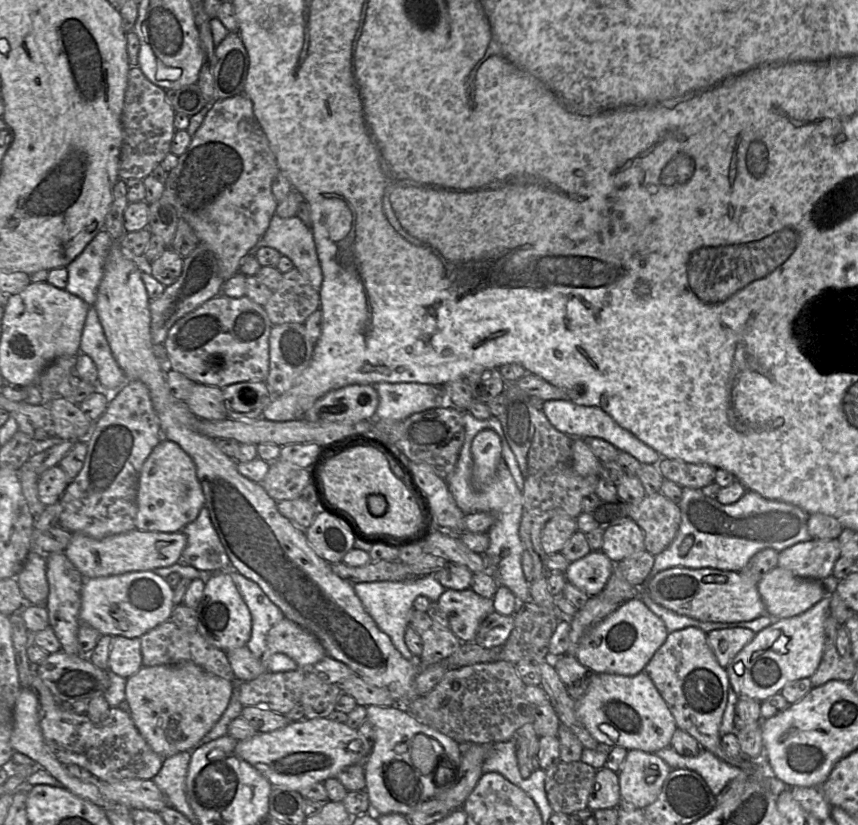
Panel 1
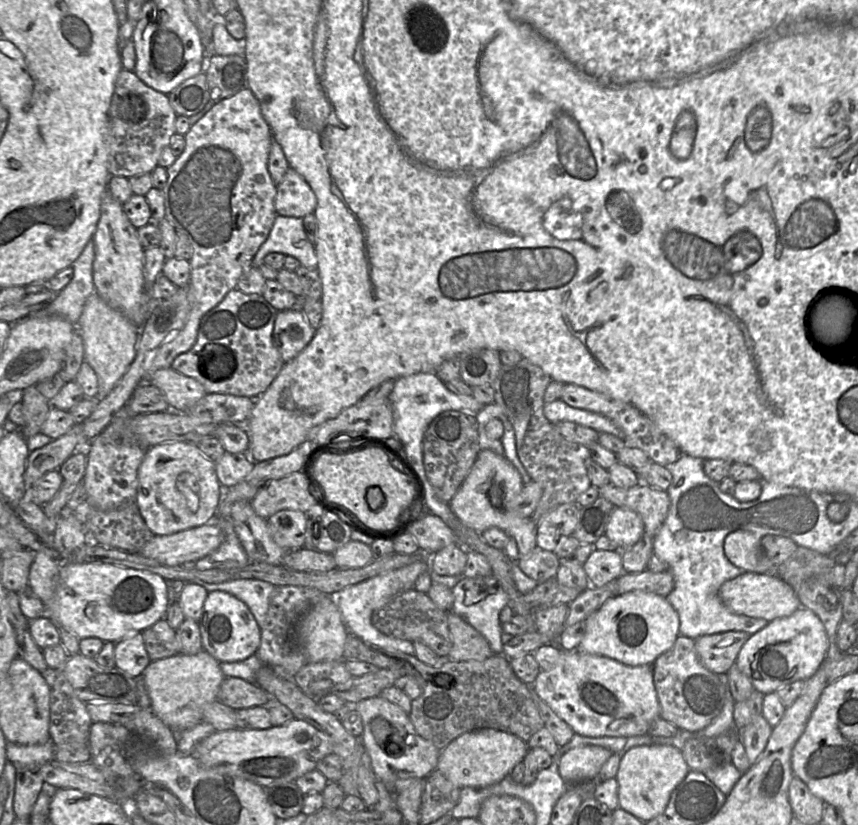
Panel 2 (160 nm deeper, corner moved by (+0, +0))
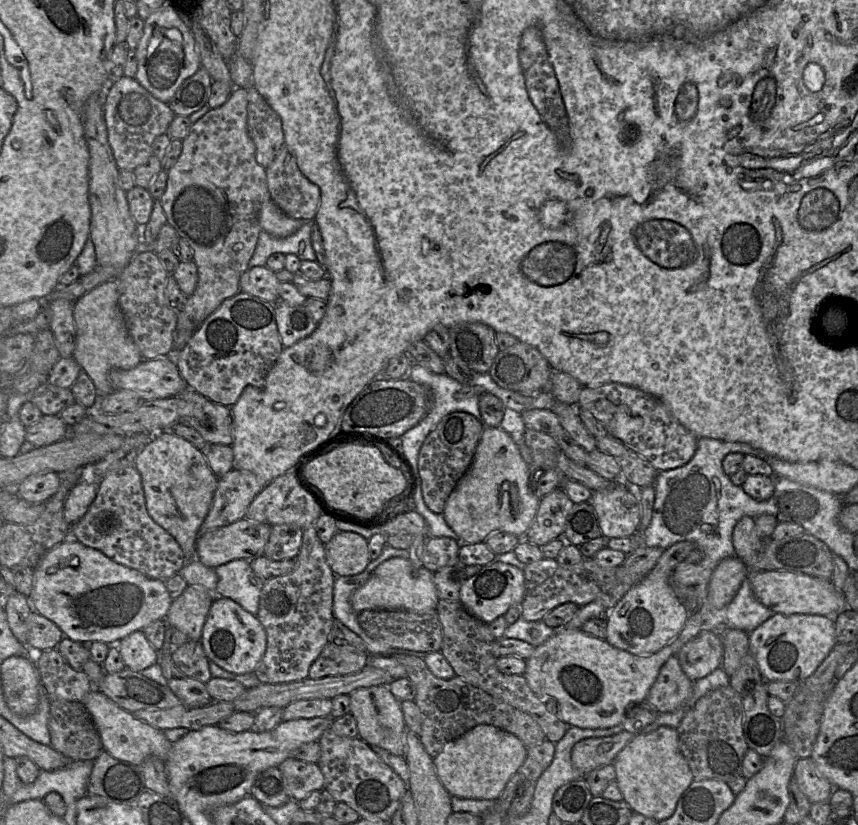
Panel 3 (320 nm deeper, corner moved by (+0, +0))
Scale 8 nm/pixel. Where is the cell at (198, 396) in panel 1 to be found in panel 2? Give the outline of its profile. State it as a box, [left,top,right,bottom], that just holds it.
[149,367,207,411]

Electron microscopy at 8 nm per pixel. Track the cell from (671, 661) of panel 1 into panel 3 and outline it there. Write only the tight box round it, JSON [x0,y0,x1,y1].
[646,655,694,713]

